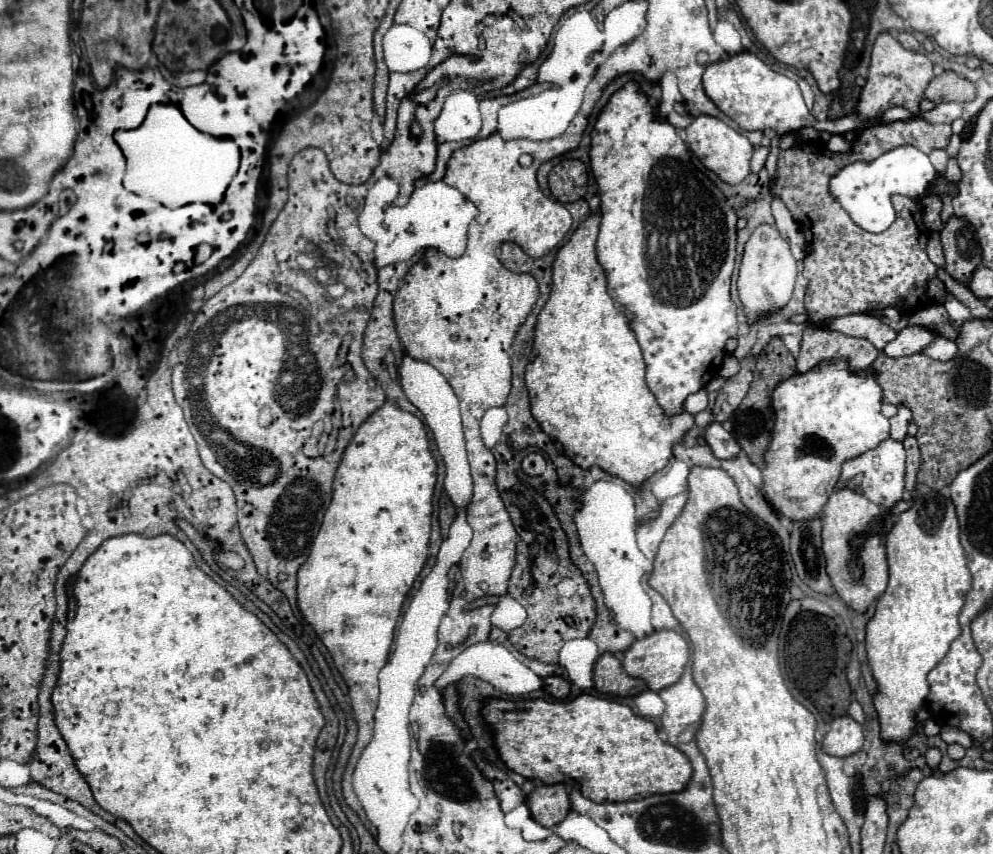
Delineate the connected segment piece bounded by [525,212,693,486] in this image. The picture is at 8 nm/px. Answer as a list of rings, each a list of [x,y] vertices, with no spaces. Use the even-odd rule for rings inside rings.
[[[593,212],[589,214],[579,226],[577,230],[571,234],[571,238],[557,250],[557,256],[555,256],[555,262],[553,262],[553,286],[551,286],[551,294],[549,294],[549,300],[547,304],[543,306],[543,310],[539,312],[537,316],[537,324],[535,324],[535,338],[533,338],[533,354],[531,354],[531,362],[527,364],[525,368],[525,384],[527,384],[527,390],[529,390],[529,398],[531,398],[531,412],[535,416],[535,420],[541,424],[543,432],[553,436],[555,440],[559,440],[563,444],[563,450],[565,454],[575,462],[579,464],[581,468],[589,468],[593,464],[597,464],[599,468],[603,468],[605,472],[613,474],[613,476],[619,476],[623,478],[625,482],[633,484],[633,486],[639,486],[643,480],[647,480],[653,472],[661,470],[669,458],[671,458],[671,446],[681,442],[683,434],[693,426],[693,416],[687,414],[687,412],[681,412],[681,414],[673,414],[671,418],[667,414],[663,414],[663,408],[659,406],[655,394],[651,394],[647,382],[645,382],[645,362],[643,362],[643,356],[641,356],[641,350],[639,350],[639,344],[637,344],[637,338],[635,338],[635,332],[631,330],[629,326],[629,318],[625,316],[625,312],[621,308],[617,308],[615,300],[609,296],[607,292],[607,276],[605,276],[605,270],[603,266],[599,264],[597,260],[597,254],[595,254],[595,240],[597,240],[597,232],[599,232],[599,224],[601,224],[601,212]]]

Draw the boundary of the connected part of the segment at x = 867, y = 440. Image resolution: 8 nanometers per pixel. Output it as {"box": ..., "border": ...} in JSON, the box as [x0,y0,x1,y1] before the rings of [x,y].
{"box":[761,360,889,520],"border":[[[843,360],[821,362],[817,368],[805,374],[793,374],[791,378],[783,380],[773,392],[773,410],[775,428],[763,456],[765,466],[761,468],[763,494],[769,504],[789,520],[817,518],[827,504],[827,498],[833,494],[833,486],[839,480],[843,462],[857,458],[889,438],[889,420],[879,412],[881,386],[873,376],[861,378],[855,372],[849,372],[847,362]]]}

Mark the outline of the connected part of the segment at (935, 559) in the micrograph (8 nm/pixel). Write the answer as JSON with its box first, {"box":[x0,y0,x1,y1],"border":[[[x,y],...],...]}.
{"box":[865,492,971,742],"border":[[[929,492],[917,498],[907,512],[899,514],[887,534],[887,562],[889,586],[877,600],[865,642],[869,666],[879,684],[873,700],[879,712],[881,738],[905,742],[915,732],[915,712],[929,694],[929,670],[961,634],[957,616],[971,588],[971,574],[959,542],[959,522],[951,498]]]}

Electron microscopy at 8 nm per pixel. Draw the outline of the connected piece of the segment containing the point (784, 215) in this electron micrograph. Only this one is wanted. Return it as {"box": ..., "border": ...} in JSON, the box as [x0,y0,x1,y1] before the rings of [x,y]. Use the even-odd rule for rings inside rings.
{"box":[771,200,807,260],"border":[[[773,200],[771,202],[771,210],[773,210],[773,216],[775,216],[775,226],[779,228],[779,232],[791,244],[793,258],[795,260],[803,260],[805,254],[807,254],[807,244],[805,244],[805,238],[803,238],[803,234],[799,230],[799,224],[793,220],[791,212],[785,208],[785,204],[781,200]]]}

